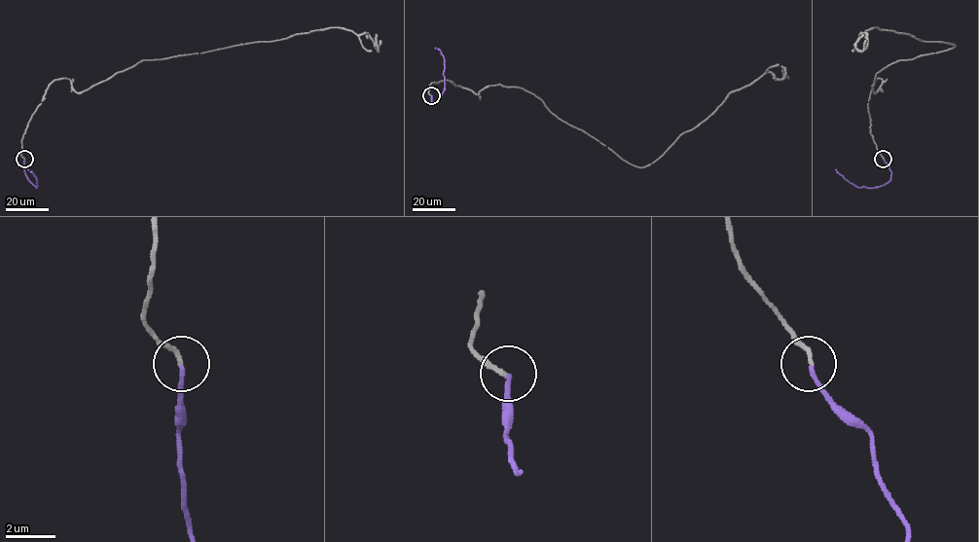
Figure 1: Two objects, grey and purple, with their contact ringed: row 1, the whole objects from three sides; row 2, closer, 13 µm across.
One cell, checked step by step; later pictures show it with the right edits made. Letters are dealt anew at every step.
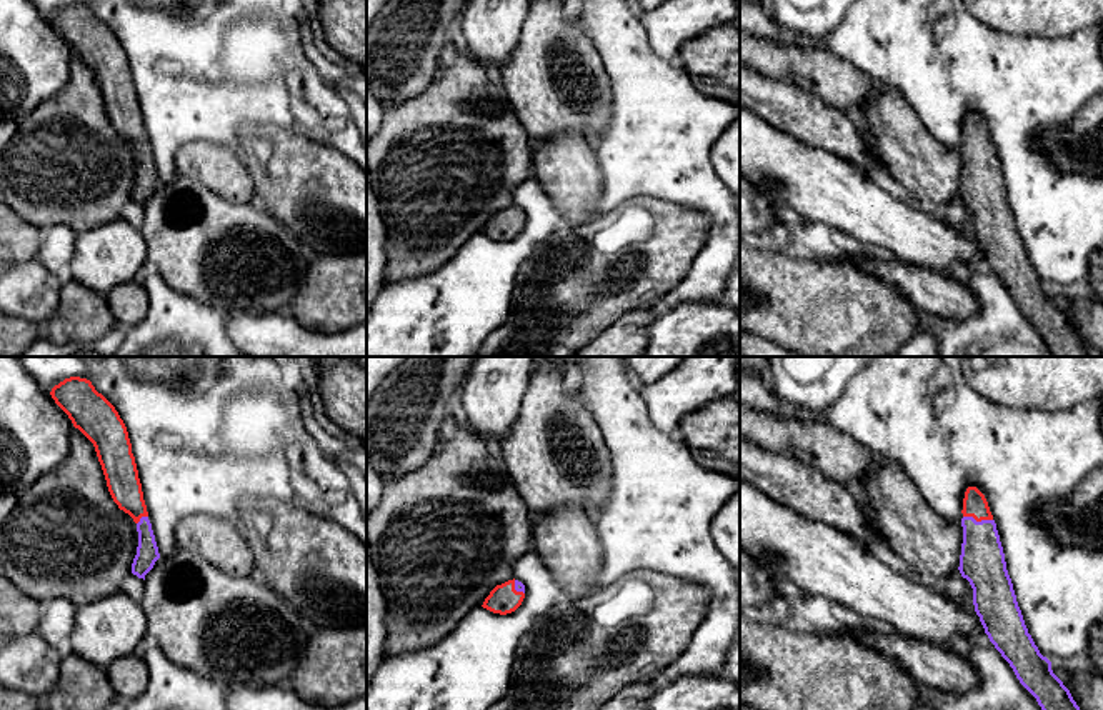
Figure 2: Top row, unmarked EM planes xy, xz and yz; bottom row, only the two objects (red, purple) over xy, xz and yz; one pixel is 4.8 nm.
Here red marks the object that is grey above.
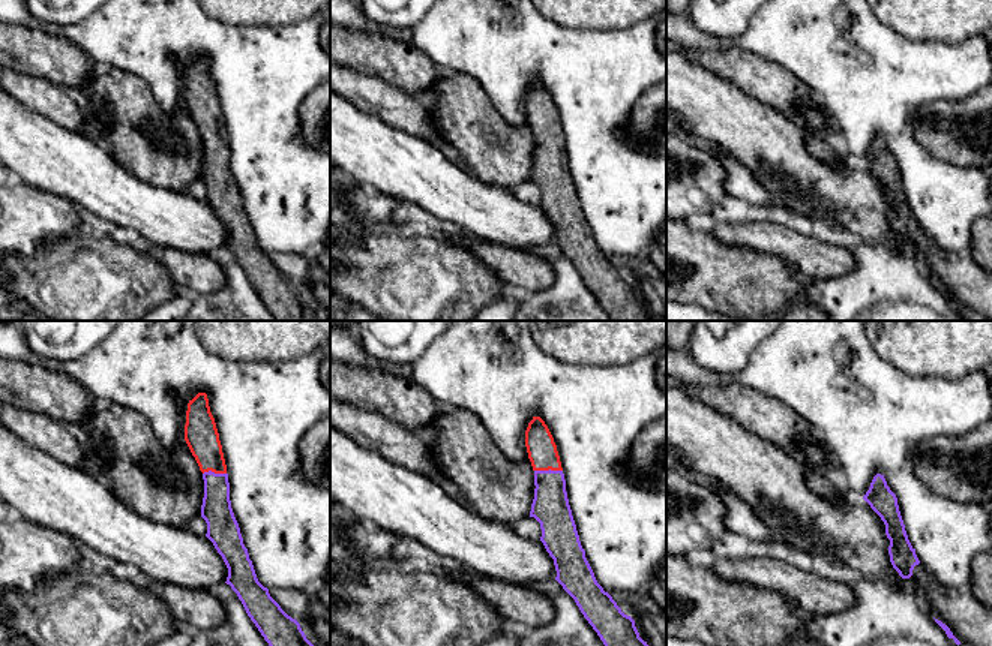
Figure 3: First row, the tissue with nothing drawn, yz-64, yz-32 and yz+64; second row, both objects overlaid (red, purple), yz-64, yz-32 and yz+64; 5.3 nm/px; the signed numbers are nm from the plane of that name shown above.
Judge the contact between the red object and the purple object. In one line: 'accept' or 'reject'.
accept

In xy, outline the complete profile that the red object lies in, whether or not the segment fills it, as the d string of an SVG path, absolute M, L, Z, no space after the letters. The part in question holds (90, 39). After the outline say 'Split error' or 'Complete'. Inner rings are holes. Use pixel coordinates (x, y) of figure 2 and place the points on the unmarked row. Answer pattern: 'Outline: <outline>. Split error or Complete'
Outline: M65 5L52 15L50 22L73 53L93 70L113 128L137 150L138 173L132 200L145 207L160 180L123 47L87 5Z. Split error

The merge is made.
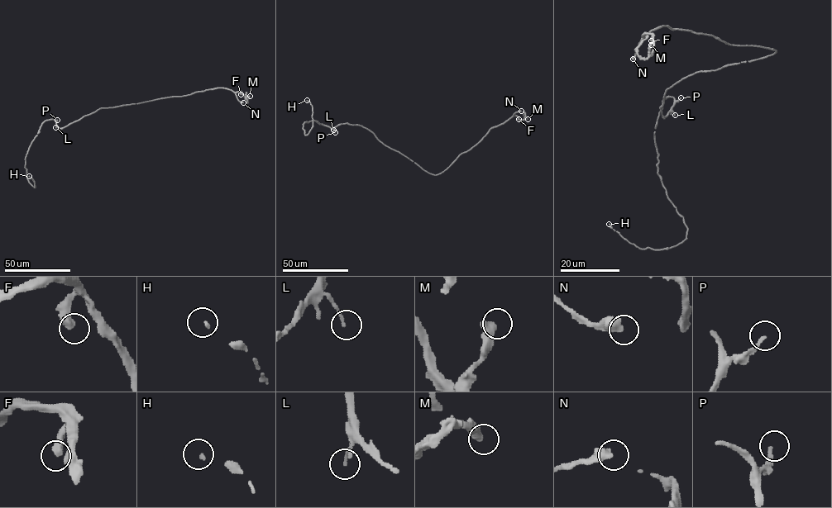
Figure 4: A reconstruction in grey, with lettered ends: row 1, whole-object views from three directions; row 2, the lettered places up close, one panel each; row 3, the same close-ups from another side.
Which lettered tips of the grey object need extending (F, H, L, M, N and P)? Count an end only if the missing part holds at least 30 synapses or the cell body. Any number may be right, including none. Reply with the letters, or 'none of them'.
P

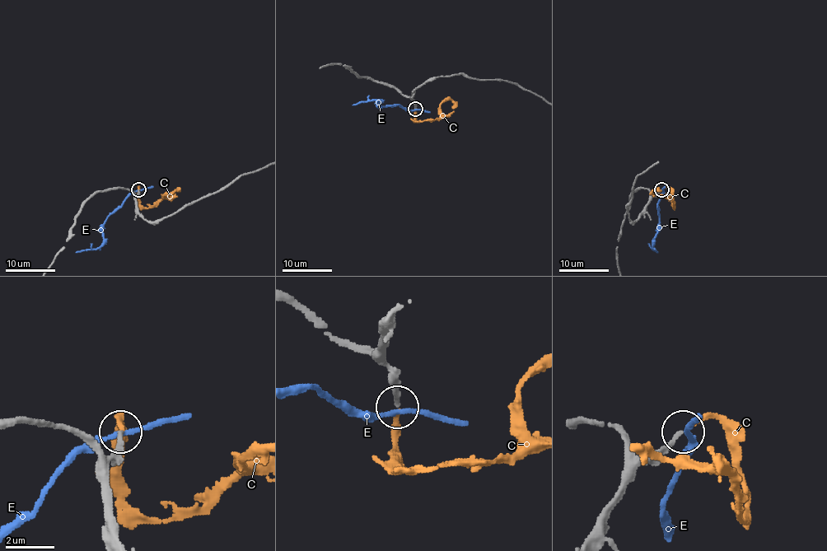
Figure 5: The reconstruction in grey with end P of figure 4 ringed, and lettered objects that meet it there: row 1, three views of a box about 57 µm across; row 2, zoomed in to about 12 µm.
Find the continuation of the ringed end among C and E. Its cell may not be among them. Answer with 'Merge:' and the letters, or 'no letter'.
Merge: C

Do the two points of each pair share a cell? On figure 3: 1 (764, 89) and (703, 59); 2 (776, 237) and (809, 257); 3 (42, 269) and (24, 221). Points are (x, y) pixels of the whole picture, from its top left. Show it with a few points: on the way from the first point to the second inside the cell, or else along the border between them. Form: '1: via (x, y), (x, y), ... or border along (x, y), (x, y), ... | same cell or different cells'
1: via (749, 74), (737, 65), (718, 60) | same cell
2: via (784, 242), (802, 251) | same cell
3: border along (69, 237), (42, 242), (29, 255), (15, 254) | different cells

